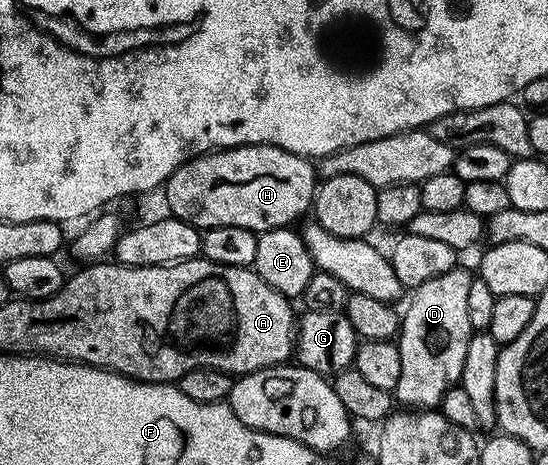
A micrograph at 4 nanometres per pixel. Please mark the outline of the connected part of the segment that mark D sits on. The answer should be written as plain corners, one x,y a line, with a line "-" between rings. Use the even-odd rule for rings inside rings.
455,267
444,271
444,275
436,275
436,279
428,279
428,283
420,283
418,289
409,294
410,302
406,305
406,313
401,314
400,328
396,344
400,351
400,383
392,391
392,396
399,406
410,411
434,411
441,406
444,395
455,388
461,379
464,359
468,352
468,343
472,330
468,319
468,291
475,278
463,267

